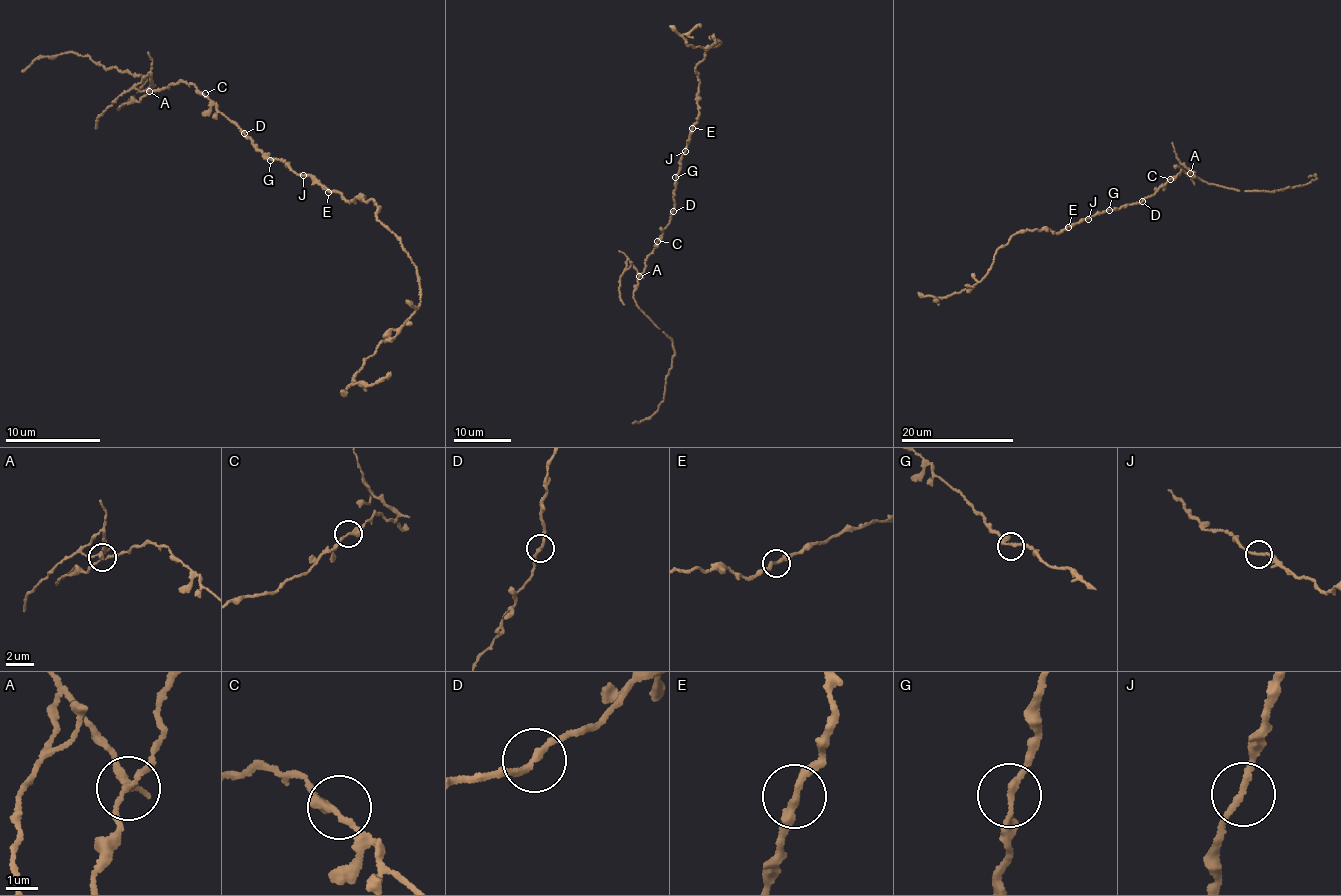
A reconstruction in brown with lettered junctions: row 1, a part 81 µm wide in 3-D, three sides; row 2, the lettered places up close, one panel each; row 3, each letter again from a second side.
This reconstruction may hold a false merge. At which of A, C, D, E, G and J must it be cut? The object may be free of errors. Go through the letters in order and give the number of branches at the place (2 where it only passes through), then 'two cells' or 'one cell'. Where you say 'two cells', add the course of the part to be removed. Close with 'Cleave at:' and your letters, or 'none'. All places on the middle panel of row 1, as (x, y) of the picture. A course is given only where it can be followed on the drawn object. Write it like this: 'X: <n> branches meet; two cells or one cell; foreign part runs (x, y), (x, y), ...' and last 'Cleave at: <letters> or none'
A: 3 branches meet; two cells; foreign part runs (639, 276), (628, 261), (618, 286), (623, 305)
C: 2 branches meet; one cell
D: 2 branches meet; one cell
E: 2 branches meet; one cell
G: 2 branches meet; one cell
J: 2 branches meet; one cell
Cleave at: A

